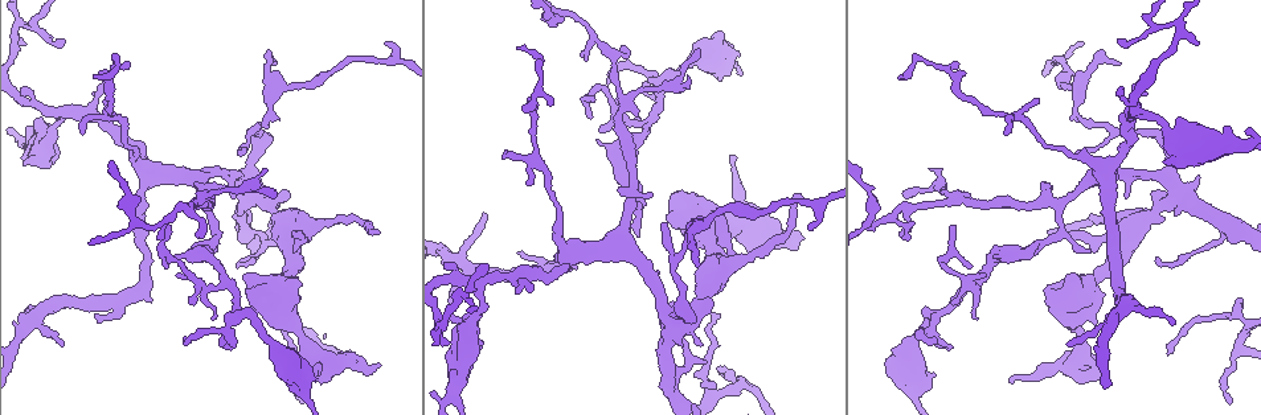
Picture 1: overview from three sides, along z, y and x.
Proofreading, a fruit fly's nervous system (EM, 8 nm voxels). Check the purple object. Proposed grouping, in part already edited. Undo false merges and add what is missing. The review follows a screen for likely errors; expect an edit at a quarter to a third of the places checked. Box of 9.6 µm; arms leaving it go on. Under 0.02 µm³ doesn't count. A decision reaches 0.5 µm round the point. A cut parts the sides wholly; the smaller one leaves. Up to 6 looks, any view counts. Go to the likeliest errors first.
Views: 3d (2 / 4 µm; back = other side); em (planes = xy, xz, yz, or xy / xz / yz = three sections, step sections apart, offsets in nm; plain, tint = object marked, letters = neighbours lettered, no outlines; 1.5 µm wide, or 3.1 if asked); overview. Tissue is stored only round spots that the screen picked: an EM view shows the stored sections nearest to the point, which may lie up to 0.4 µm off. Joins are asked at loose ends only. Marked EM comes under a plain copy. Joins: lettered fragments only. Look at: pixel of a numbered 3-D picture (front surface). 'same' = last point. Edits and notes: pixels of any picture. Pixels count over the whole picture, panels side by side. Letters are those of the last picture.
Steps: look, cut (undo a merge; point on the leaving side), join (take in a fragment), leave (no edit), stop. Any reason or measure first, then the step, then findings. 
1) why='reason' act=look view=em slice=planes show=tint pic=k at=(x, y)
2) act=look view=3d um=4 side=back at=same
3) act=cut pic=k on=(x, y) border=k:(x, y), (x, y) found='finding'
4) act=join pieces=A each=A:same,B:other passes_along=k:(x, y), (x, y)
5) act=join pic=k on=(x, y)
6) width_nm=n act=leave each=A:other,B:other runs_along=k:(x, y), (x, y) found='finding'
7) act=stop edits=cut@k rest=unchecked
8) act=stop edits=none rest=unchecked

why='free end' act=look view=em slice=planes show=letters pic=1 at=(530, 289)

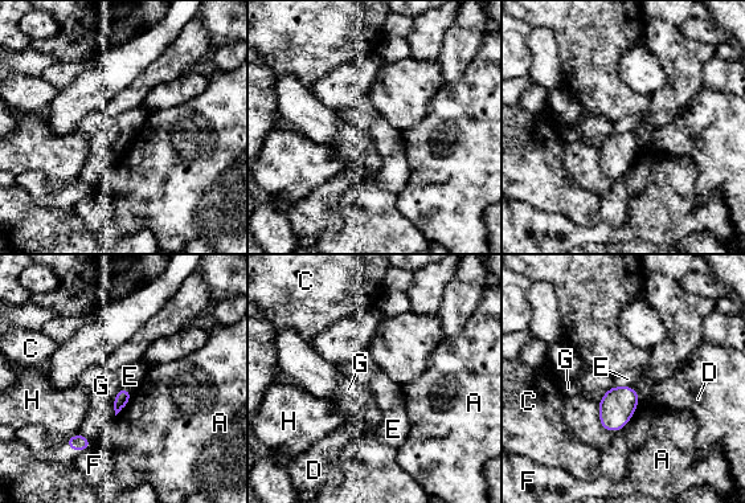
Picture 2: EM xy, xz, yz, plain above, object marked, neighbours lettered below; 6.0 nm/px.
longest_contact=A:300nm act=leave each=A:other,C:other,D:other,E:other,F:other,G:other,H:other border=2:(641, 400), (622, 428), (600, 425) found='no lettered fragment goes on from it'

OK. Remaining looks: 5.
why='tapers out' act=look view=em slice=yz step=4 show=letters pic=1 at=(552, 104)

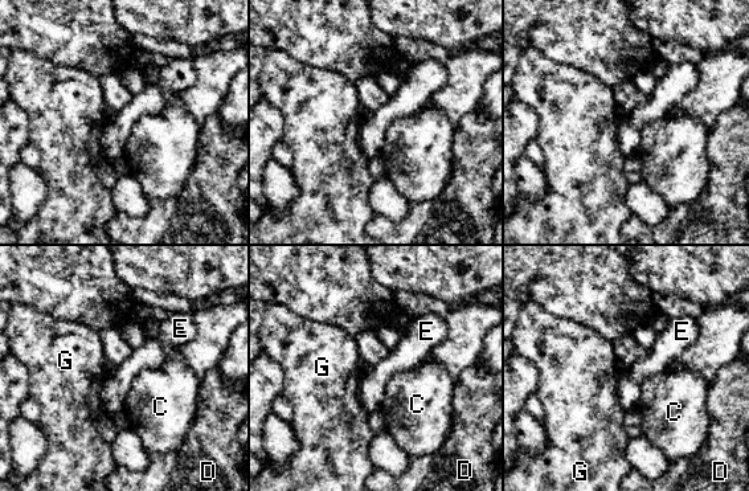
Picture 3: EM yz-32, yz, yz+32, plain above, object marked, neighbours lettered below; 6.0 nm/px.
why='cut it another way' act=look view=em slice=planes show=letters at=same

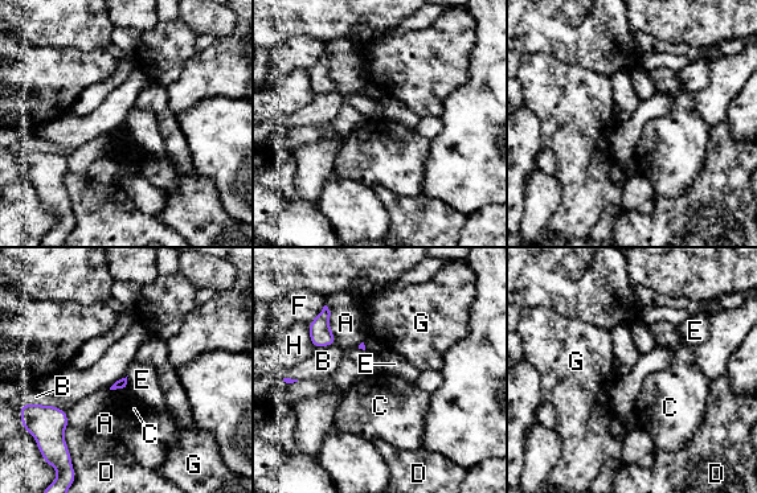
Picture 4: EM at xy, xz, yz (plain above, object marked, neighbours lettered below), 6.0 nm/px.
act=leave each=A:other,B:other,C:other,D:other,E:other,F:other,G:other,H:other border=4:(129, 376), (126, 383) found='no lettered fragment goes on from it'

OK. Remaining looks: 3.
why='free end' act=look view=3d um=2 pic=1 at=(1069, 344)

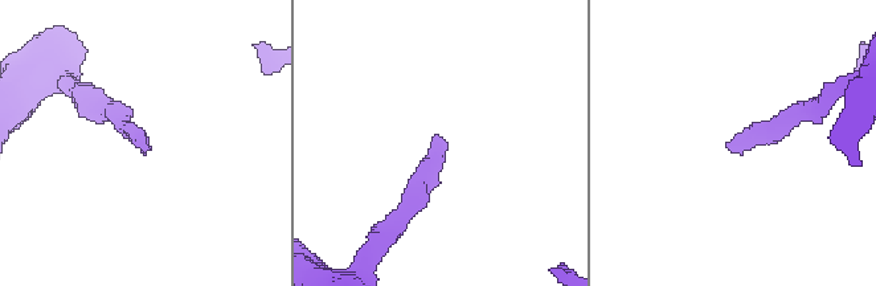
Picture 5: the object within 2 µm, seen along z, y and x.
act=look view=em um=3.1 slice=yz step=16 show=letters pic=5 at=(144, 152)

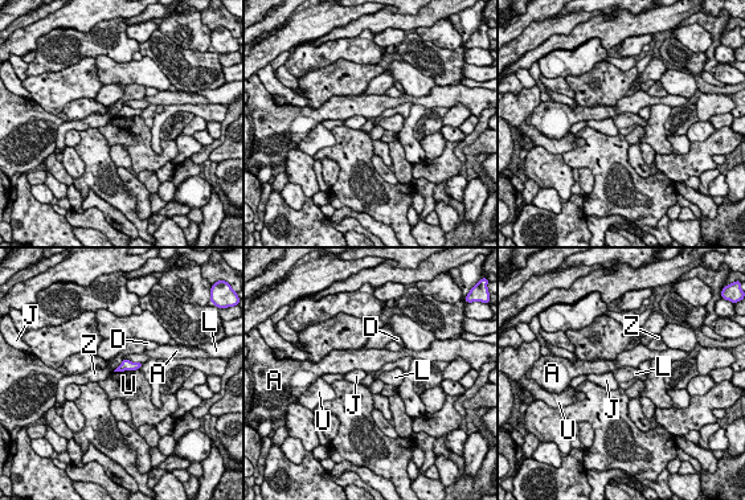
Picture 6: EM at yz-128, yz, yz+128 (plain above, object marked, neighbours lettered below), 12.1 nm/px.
width_nm=100 act=leave each=A:other,D:other,J:other,L:other,U:other,Z:other border=6:(125, 359), (113, 371) found='none of them fits'

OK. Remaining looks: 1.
act=stop edits=none rest=unchecked

